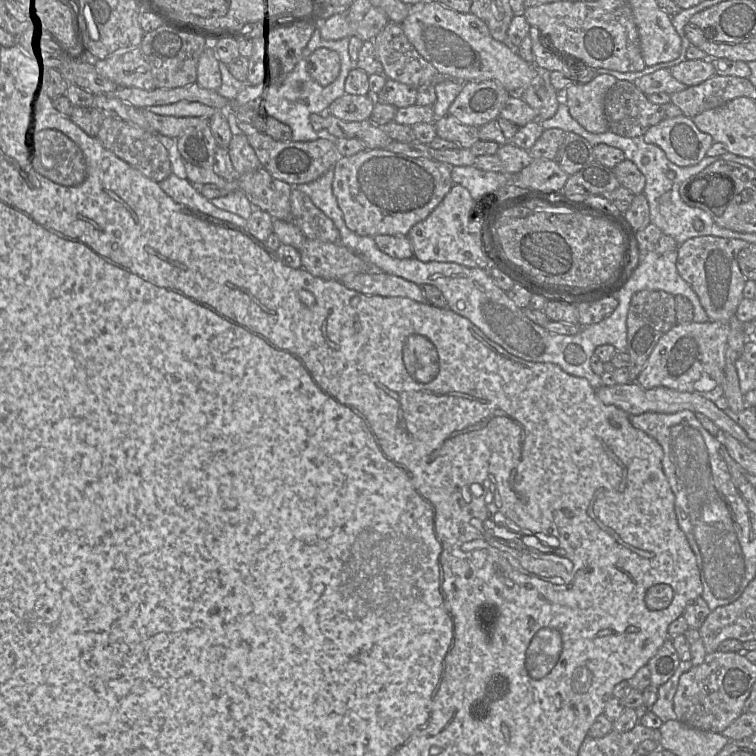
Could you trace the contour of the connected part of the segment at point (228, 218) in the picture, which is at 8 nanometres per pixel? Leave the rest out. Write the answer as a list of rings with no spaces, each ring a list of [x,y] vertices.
[[[171,173],[159,182],[160,188],[177,204],[180,204],[201,215],[228,222],[242,229],[247,228],[247,220],[241,216],[220,209],[205,198],[197,186],[188,179],[180,179]]]

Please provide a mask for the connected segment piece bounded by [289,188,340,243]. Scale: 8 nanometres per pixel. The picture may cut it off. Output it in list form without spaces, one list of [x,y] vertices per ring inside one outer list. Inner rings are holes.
[[[293,188],[291,194],[291,217],[289,222],[299,227],[307,239],[340,243],[340,234],[333,221],[297,188]]]

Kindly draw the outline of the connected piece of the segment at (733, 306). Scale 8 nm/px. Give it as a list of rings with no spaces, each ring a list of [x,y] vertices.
[[[701,236],[686,240],[677,249],[677,271],[696,293],[711,321],[729,322],[744,298],[747,279],[741,273],[737,256],[748,244],[741,239]]]

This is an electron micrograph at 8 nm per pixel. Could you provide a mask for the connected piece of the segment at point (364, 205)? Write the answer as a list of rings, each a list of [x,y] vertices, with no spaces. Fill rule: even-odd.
[[[366,149],[352,156],[343,156],[336,162],[332,190],[344,222],[351,231],[371,237],[381,234],[408,235],[410,229],[426,219],[454,185],[452,167],[432,158],[413,158],[385,149]]]

